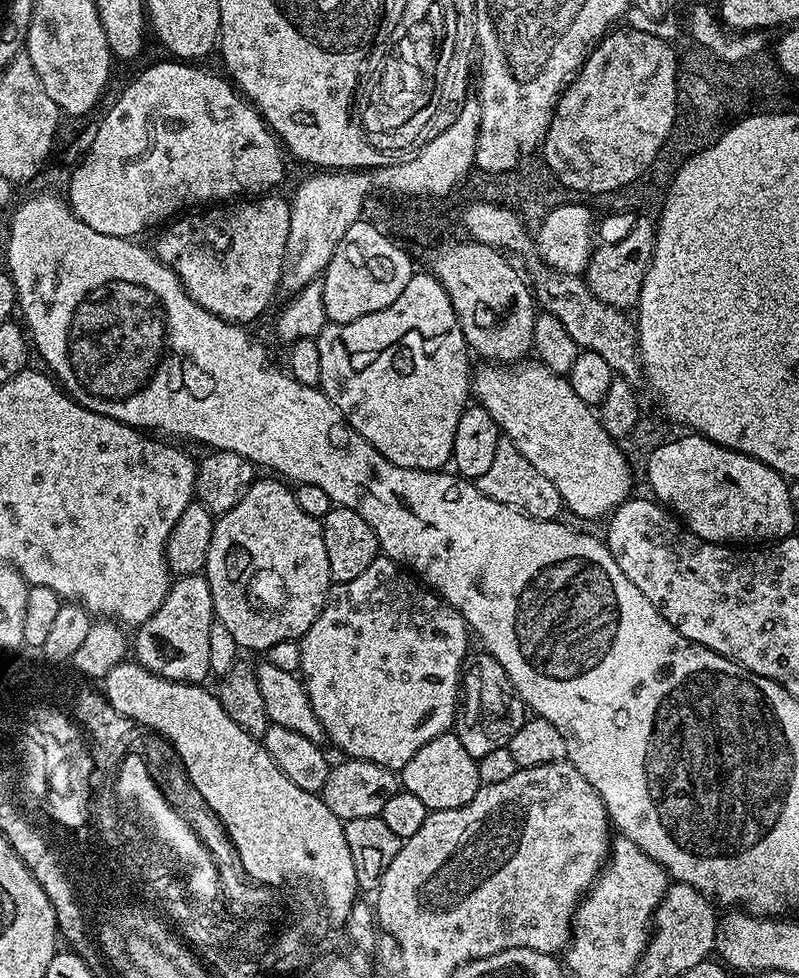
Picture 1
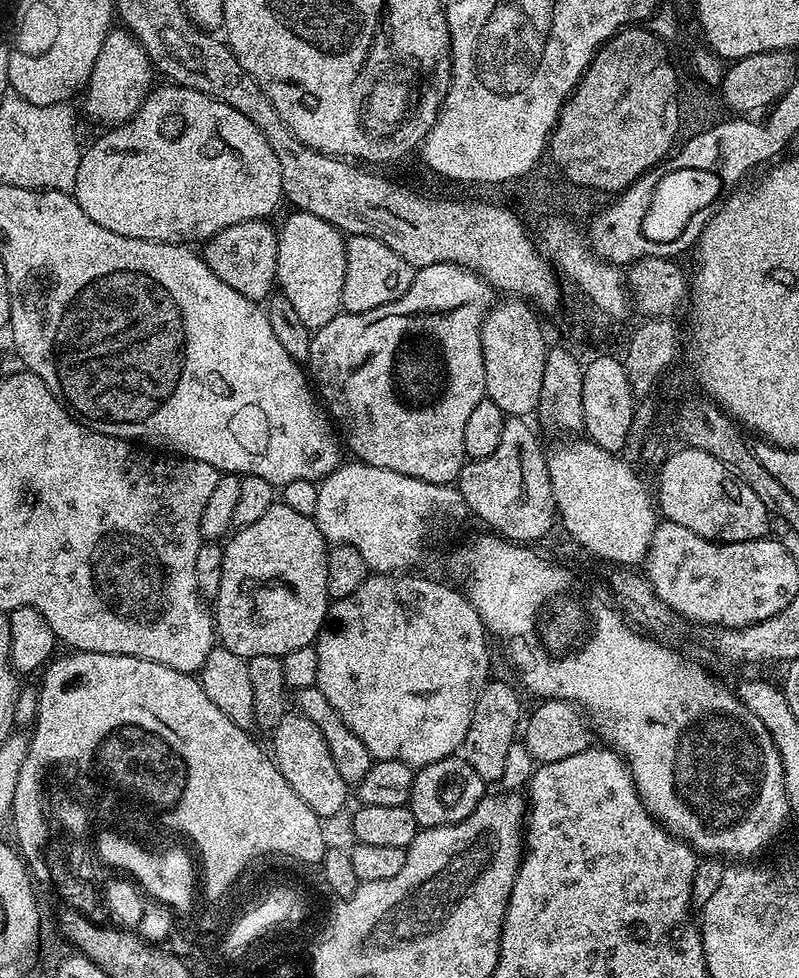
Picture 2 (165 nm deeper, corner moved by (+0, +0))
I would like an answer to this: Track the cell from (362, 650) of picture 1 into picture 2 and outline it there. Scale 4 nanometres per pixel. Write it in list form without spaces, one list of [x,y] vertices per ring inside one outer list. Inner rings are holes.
[[[369,574],[366,582],[341,600],[332,600],[328,609],[328,618],[316,637],[315,649],[318,654],[318,678],[316,687],[326,694],[330,706],[338,710],[342,722],[362,738],[366,750],[370,750],[373,761],[397,760],[413,766],[423,766],[430,762],[438,762],[447,756],[455,756],[464,747],[466,730],[470,730],[470,718],[474,718],[474,706],[480,697],[480,691],[489,683],[488,676],[488,640],[486,631],[478,610],[468,600],[467,595],[459,587],[451,583],[439,584],[436,580],[427,580],[424,574]]]

